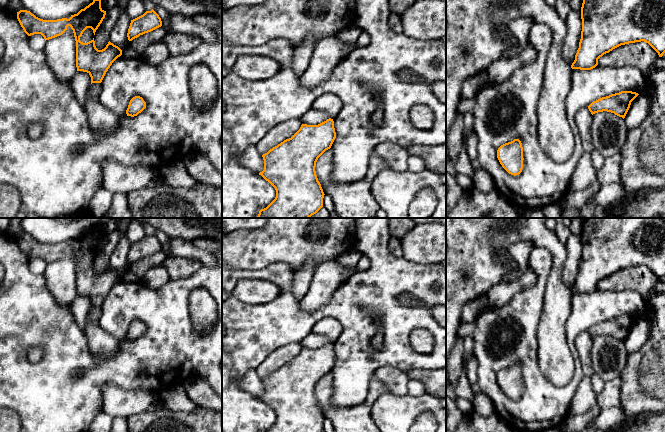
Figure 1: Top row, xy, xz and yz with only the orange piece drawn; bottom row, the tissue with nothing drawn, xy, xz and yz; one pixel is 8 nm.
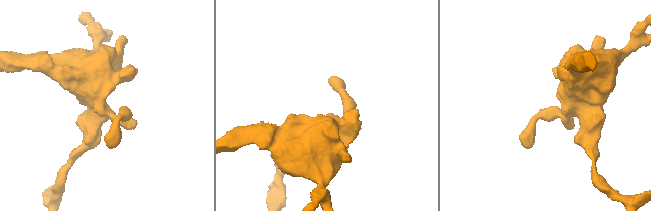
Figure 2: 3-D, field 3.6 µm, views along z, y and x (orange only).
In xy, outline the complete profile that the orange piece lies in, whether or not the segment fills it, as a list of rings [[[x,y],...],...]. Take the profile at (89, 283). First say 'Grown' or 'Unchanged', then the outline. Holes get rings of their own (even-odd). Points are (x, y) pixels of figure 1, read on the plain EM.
Unchanged. [[[94,223],[69,243],[43,244],[27,234],[17,236],[17,243],[28,260],[41,258],[45,265],[62,259],[70,250],[76,265],[77,295],[87,296],[92,308],[101,307],[112,287],[122,279],[122,274],[110,265],[102,274],[96,272],[94,262],[87,267],[80,265],[87,252],[91,252],[95,259],[105,239],[106,235],[101,232],[101,223]]]

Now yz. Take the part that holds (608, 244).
Unchanged. [[[585,218],[583,220],[583,227],[581,231],[582,255],[579,272],[575,279],[575,284],[571,289],[572,293],[591,294],[598,289],[598,283],[604,278],[609,277],[613,273],[635,266],[644,265],[648,267],[659,279],[662,281],[665,277],[665,221],[661,218]]]

